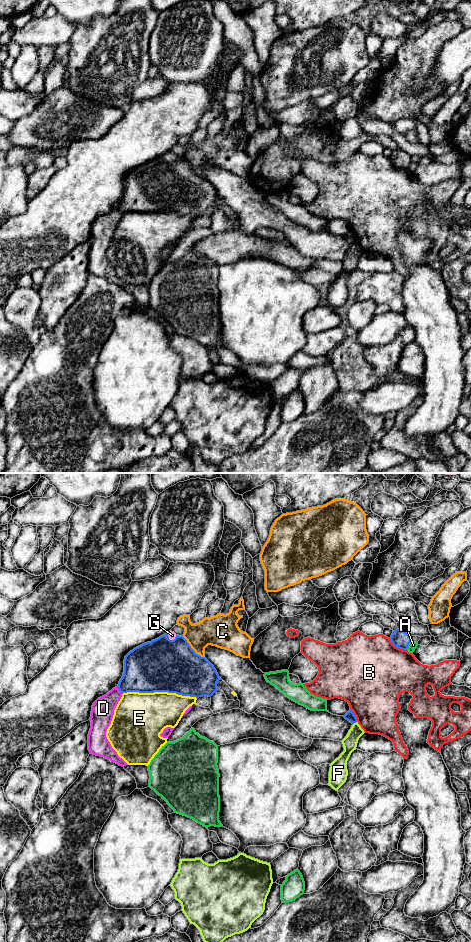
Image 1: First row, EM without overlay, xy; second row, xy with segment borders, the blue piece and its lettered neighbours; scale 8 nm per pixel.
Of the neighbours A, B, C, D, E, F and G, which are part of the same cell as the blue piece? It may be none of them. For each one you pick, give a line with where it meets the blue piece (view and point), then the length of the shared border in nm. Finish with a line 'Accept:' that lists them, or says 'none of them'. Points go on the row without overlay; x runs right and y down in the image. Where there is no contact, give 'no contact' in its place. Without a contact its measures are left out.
G: contact xy (169, 159); length 90 nm
Accept: G

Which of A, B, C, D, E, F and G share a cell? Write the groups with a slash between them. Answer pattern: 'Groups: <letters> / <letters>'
Groups: A / B / C / D / E / F / G

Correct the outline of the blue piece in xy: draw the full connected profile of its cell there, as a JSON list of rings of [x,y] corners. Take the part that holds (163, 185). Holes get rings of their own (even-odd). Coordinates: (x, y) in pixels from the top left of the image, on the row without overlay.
[[[169,151],[151,162],[134,168],[125,176],[123,196],[117,207],[121,213],[168,212],[199,218],[203,216],[211,217],[219,210],[217,207],[219,200],[222,199],[219,197],[214,186],[205,177],[196,174],[183,156],[176,155],[174,152]]]

